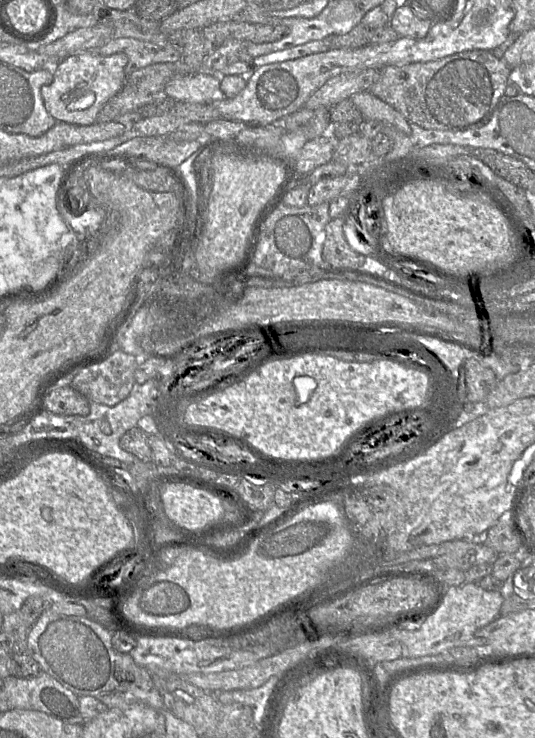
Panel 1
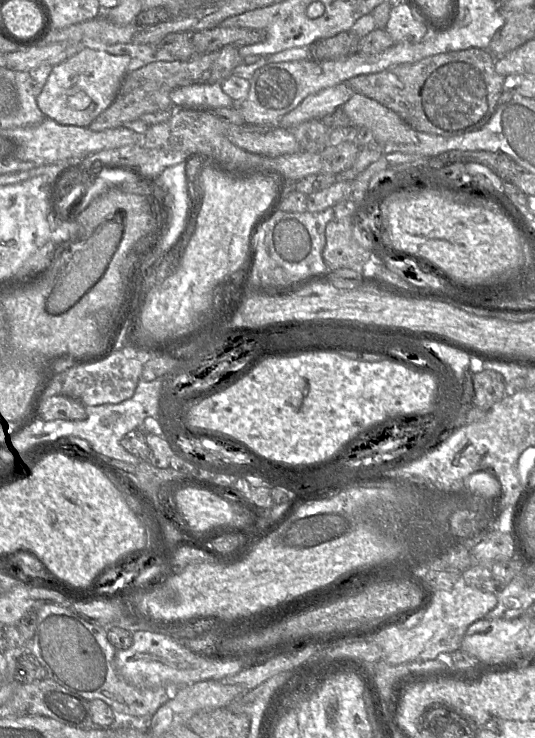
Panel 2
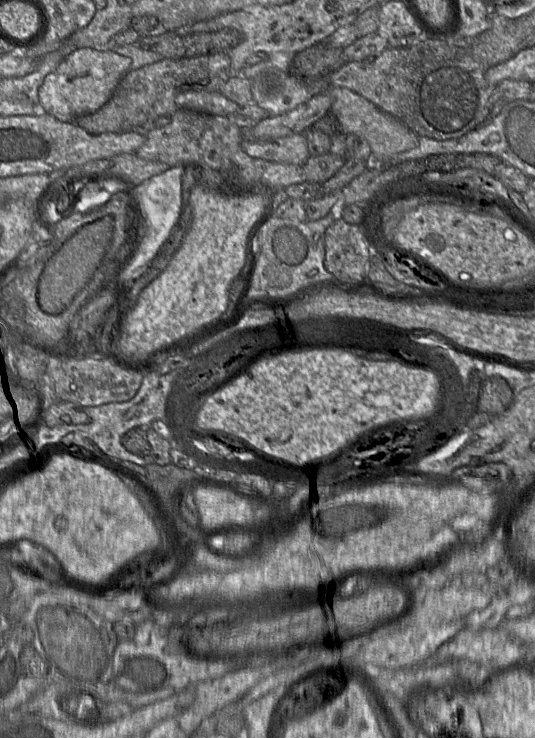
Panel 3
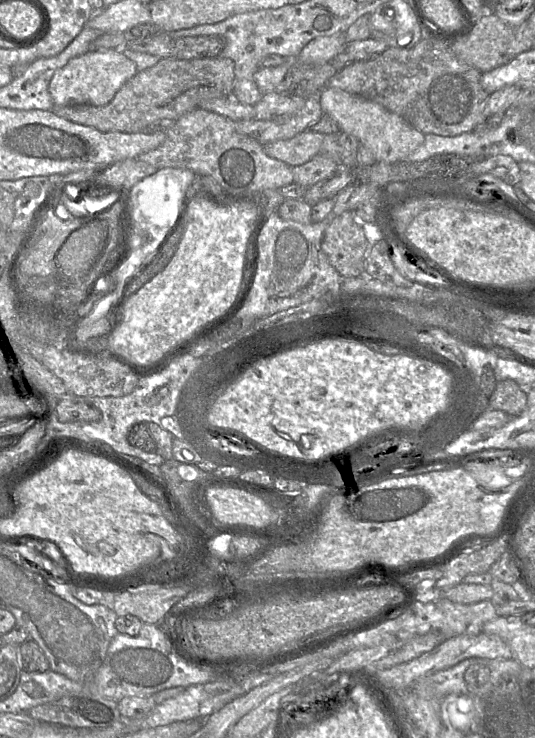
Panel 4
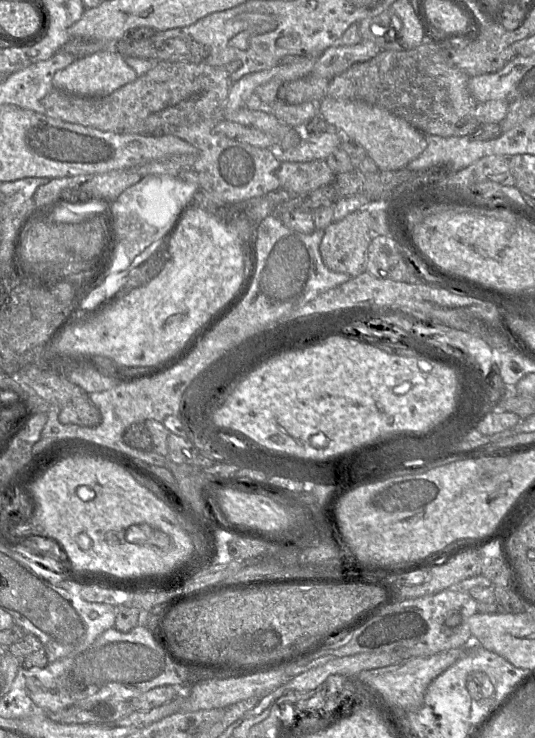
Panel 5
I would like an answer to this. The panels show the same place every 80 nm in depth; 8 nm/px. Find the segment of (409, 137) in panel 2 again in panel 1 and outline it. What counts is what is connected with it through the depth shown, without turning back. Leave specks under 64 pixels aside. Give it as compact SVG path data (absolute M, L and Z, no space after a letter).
M369 90L362 91L350 97L365 120L378 120L383 124L393 126L400 132L410 135L410 122L394 107L384 102Z

